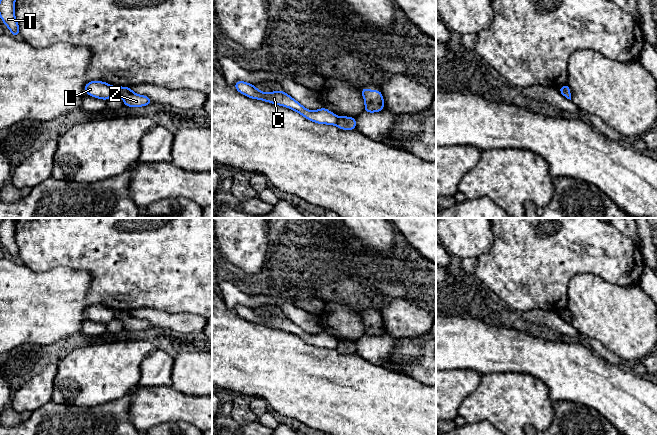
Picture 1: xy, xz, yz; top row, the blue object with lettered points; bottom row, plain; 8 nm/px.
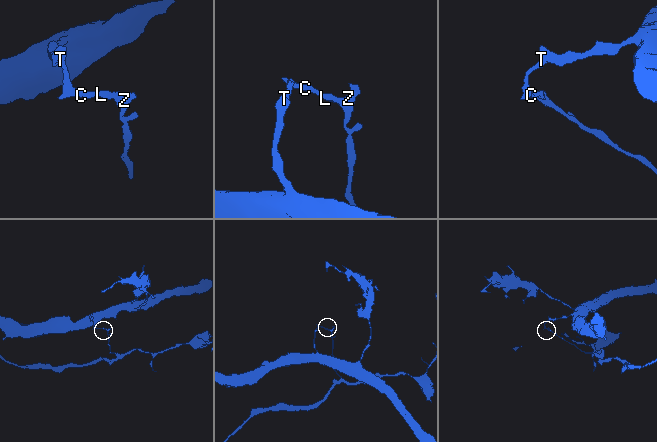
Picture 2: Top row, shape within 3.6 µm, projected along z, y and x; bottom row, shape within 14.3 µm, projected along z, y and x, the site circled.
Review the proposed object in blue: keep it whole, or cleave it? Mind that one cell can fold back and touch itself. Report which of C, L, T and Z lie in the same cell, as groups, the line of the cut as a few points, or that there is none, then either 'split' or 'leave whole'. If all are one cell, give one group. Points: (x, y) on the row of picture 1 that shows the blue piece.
groups C L T / Z; cut xz (339, 117), (335, 124); split

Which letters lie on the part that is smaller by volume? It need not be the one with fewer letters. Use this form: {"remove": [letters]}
{"remove": ["Z"]}

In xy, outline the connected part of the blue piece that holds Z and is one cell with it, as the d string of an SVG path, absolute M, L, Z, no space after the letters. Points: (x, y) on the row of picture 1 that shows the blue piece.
M116 86L114 87L114 94L120 96L123 99L124 106L148 106L152 102L152 100L149 97L134 93L130 87Z

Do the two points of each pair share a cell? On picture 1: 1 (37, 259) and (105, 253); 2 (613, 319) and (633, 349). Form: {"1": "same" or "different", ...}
{"1": "same", "2": "same"}

